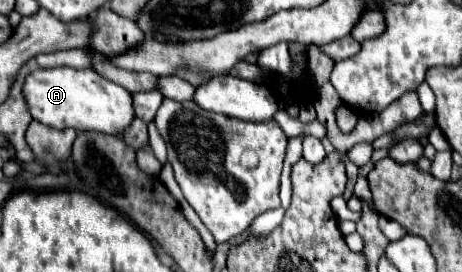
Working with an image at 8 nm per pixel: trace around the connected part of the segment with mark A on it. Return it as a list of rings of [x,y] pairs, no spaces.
[[[37,69],[25,79],[23,97],[31,117],[53,129],[73,127],[75,131],[101,131],[121,135],[129,127],[129,121],[135,117],[129,91],[113,81],[105,81],[93,69]]]

